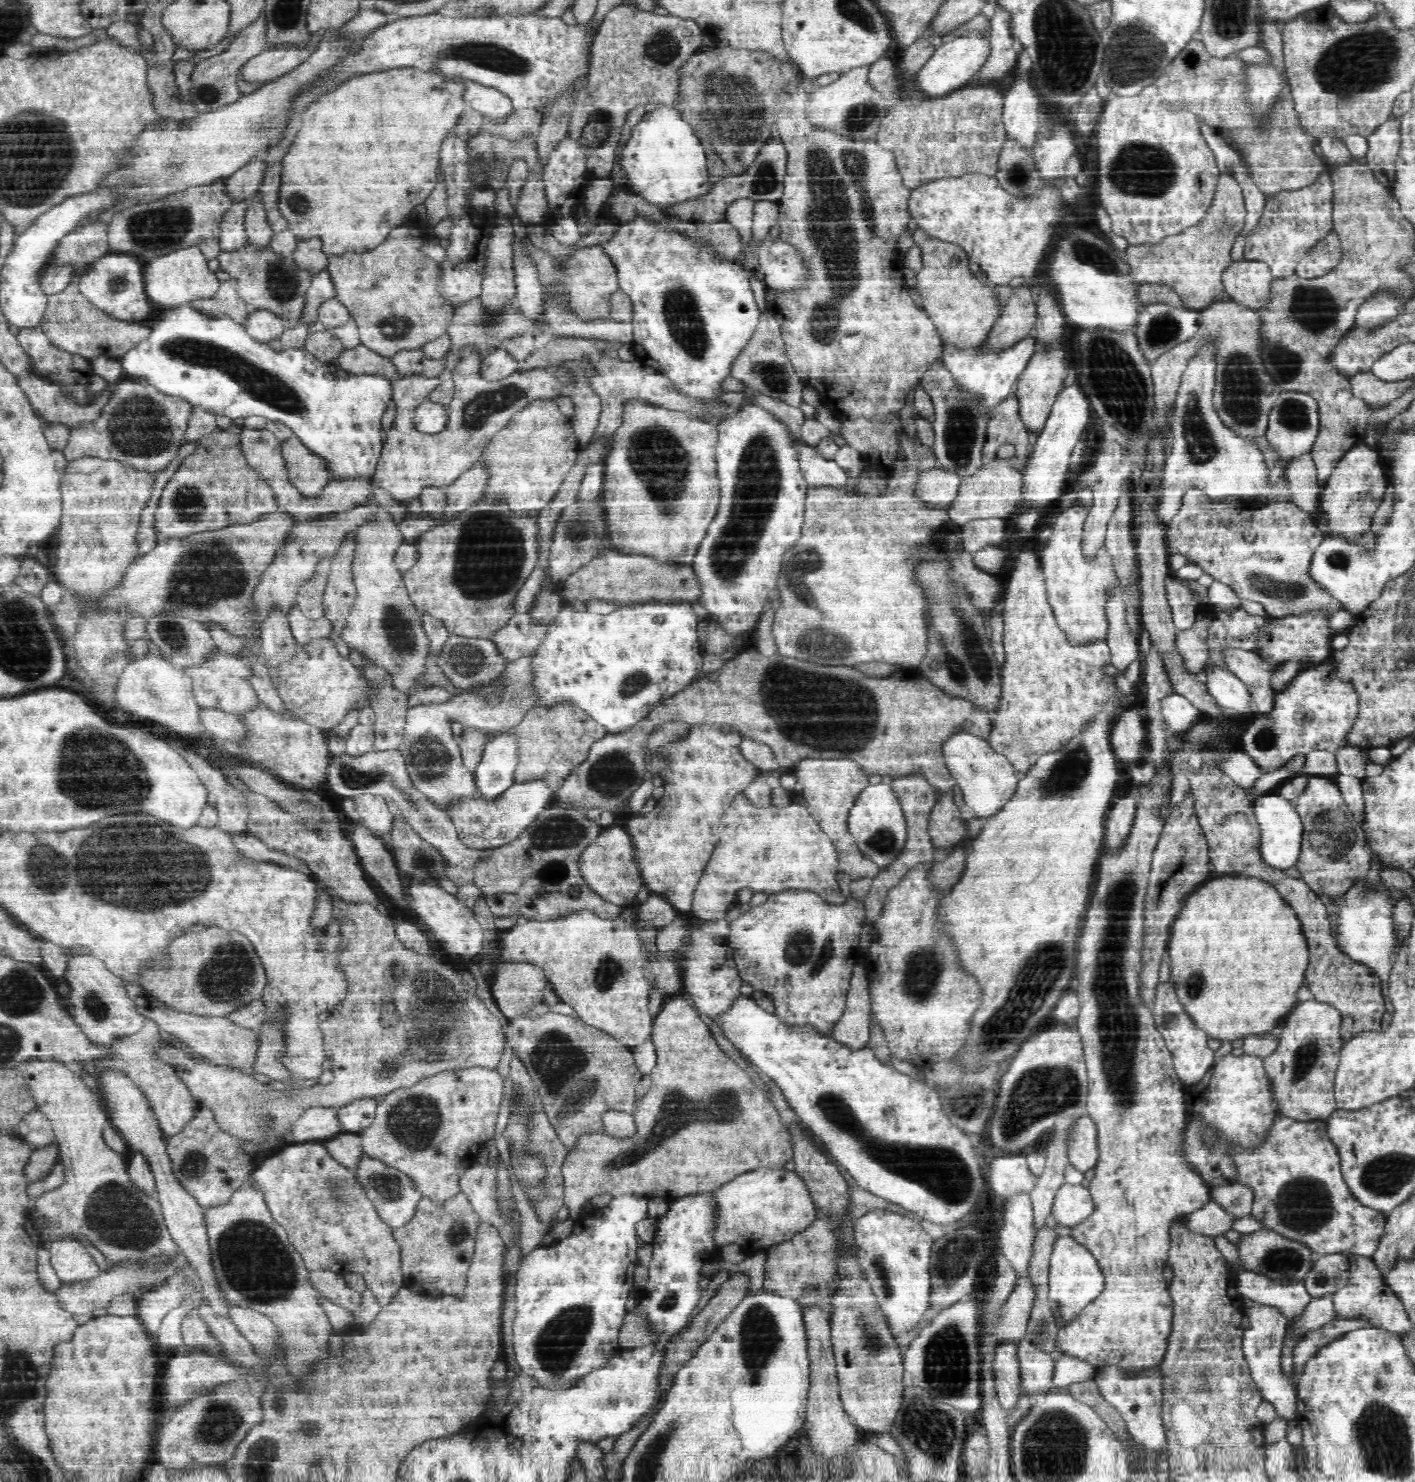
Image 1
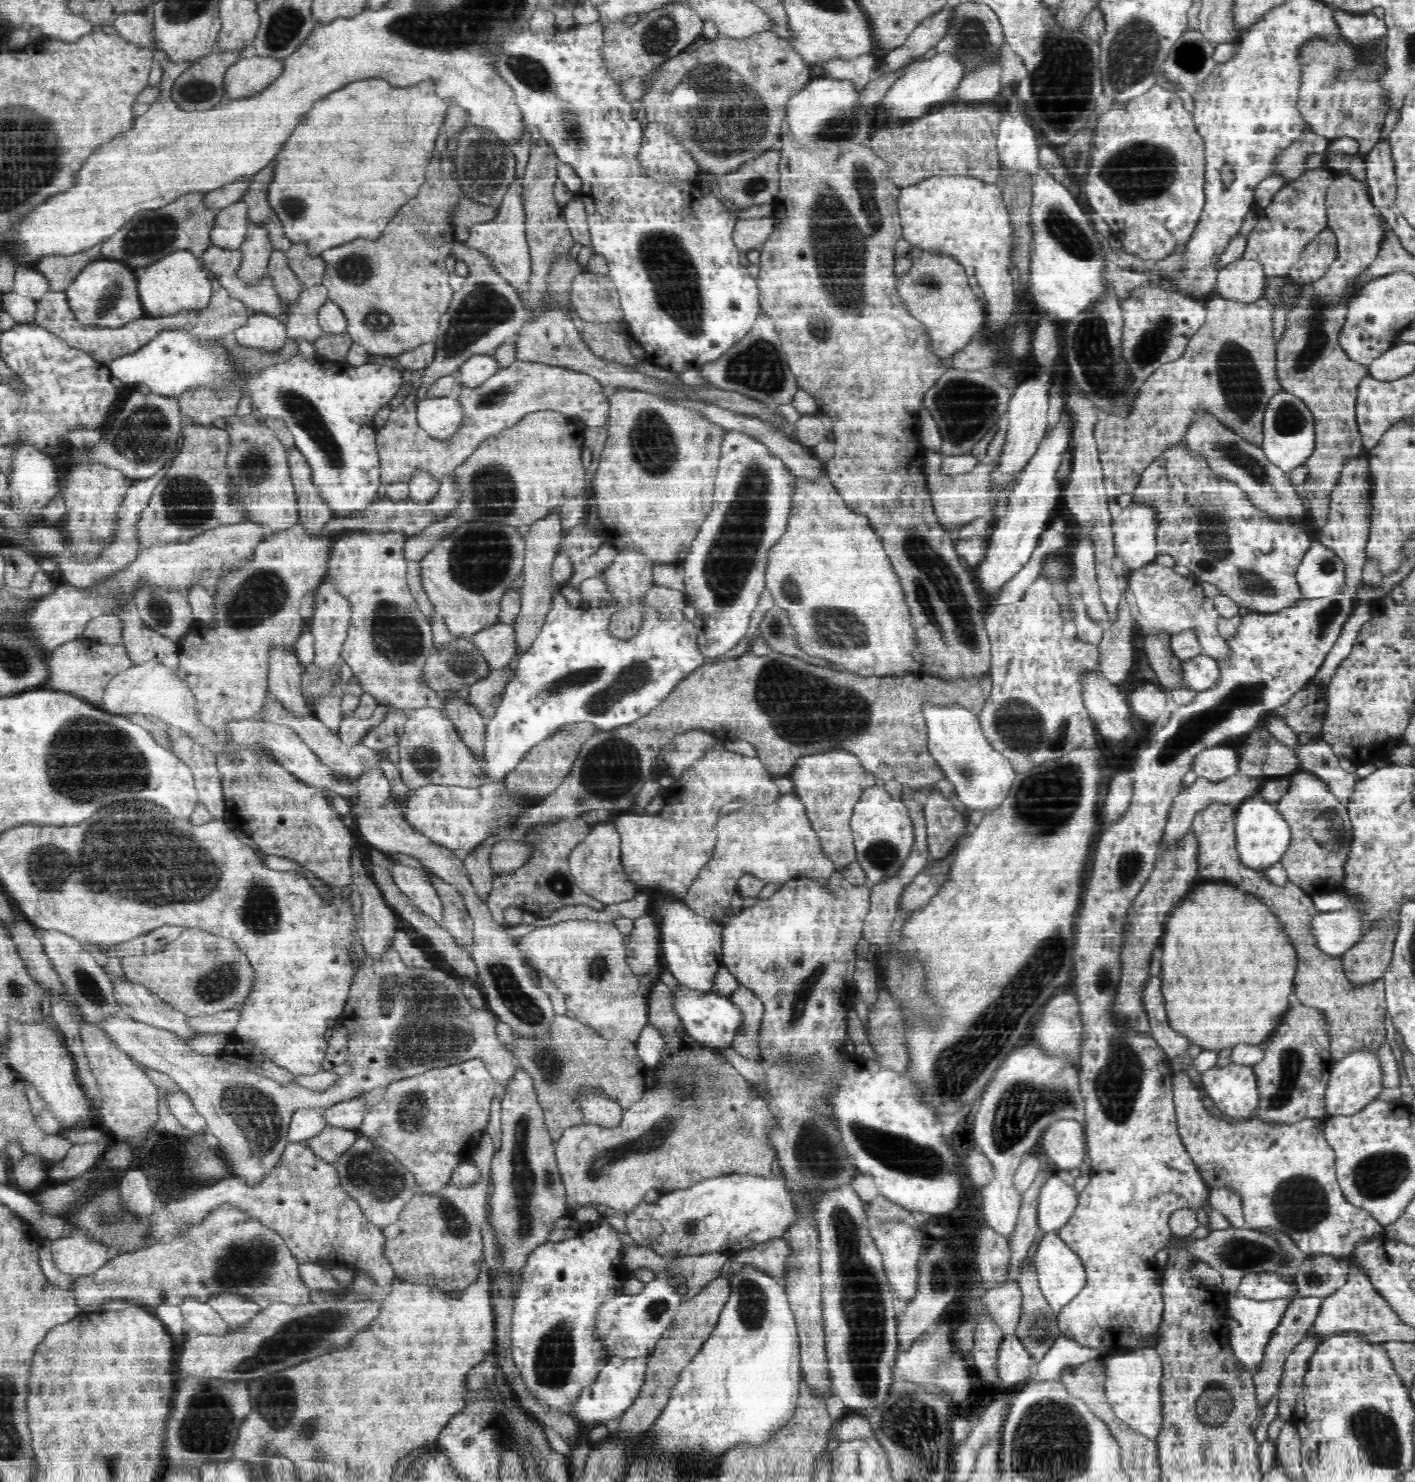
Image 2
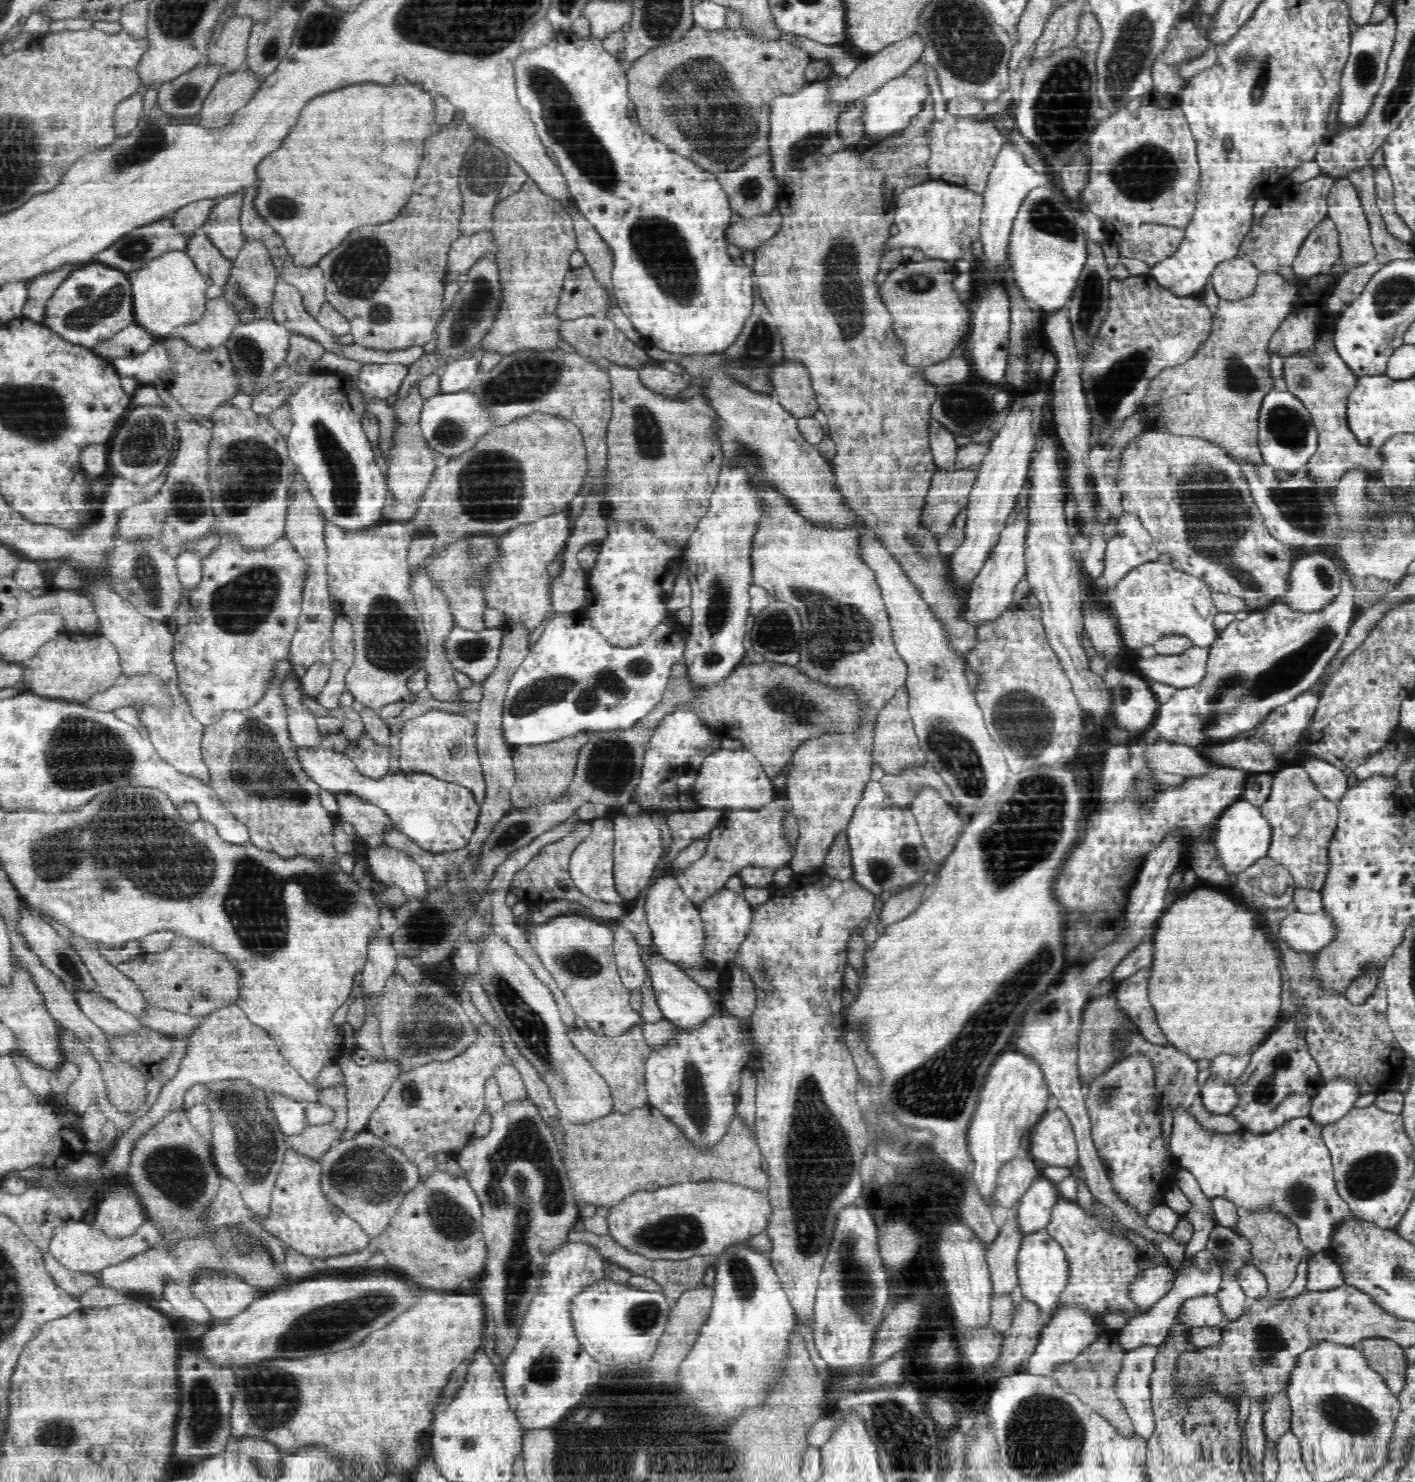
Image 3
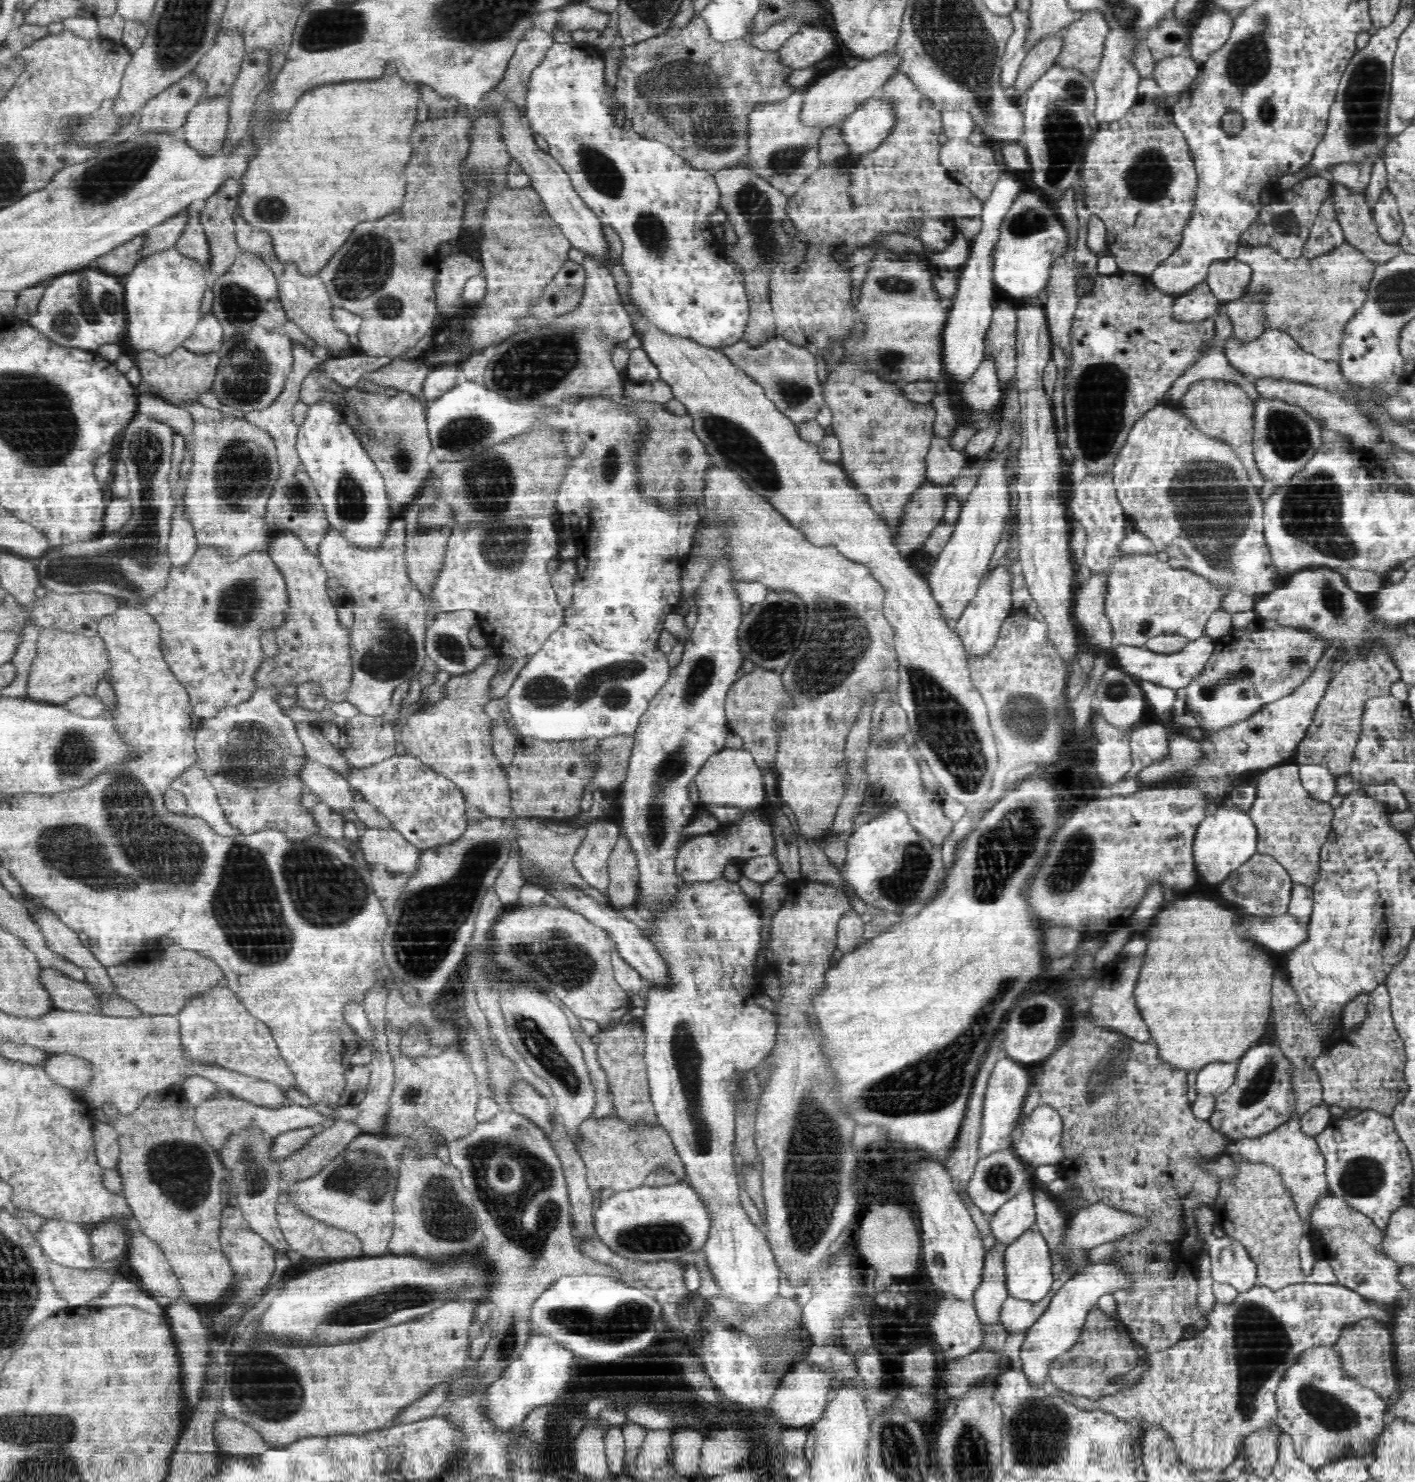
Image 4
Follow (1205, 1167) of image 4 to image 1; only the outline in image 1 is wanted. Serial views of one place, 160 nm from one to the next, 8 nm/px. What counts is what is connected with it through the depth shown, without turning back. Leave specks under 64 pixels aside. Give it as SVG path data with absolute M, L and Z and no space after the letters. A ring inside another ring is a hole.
M1282 1115L1273 1126L1269 1143L1260 1152L1237 1156L1240 1182L1249 1184L1256 1191L1252 1214L1260 1217L1268 1229L1311 1246L1318 1257L1338 1252L1370 1257L1384 1234L1388 1213L1362 1204L1353 1195L1345 1181L1338 1150L1328 1135L1326 1120L1298 1121Z

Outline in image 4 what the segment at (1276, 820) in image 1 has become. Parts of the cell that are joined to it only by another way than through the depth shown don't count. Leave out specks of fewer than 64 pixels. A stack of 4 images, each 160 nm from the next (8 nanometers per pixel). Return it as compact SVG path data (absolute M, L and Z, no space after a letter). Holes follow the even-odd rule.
M1218 805L1215 811L1198 827L1196 838L1197 872L1208 883L1224 882L1227 876L1248 863L1258 854L1259 832L1250 813L1235 806Z

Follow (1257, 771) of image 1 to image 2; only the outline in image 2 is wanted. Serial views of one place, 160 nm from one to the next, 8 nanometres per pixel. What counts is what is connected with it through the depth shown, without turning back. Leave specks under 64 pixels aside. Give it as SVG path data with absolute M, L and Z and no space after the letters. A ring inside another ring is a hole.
M1229 744L1218 745L1202 751L1192 769L1198 777L1221 781L1241 774L1239 762L1239 749Z

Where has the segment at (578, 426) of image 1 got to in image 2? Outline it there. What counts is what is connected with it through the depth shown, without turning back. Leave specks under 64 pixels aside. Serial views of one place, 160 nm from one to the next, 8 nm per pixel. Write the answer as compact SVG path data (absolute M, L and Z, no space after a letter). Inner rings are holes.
M369 353L360 360L360 364L364 363L398 371L402 375L403 384L408 387L404 402L390 413L385 425L377 432L379 477L384 485L408 484L416 474L422 473L441 482L447 476L454 475L489 436L514 426L529 412L545 409L556 410L567 417L575 414L590 427L600 426L609 420L609 399L605 392L607 389L590 376L532 361L516 361L508 368L500 369L480 386L474 387L460 381L460 392L456 401L462 411L462 418L458 422L458 428L446 440L438 440L414 422L414 390L418 390L418 382L422 382L422 369L410 370L396 357Z

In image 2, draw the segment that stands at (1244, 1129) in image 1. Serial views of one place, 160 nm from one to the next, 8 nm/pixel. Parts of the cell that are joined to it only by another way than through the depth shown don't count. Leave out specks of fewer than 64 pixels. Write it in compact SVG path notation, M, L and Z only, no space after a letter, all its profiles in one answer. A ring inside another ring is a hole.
M1232 1062L1222 1068L1213 1067L1203 1074L1199 1088L1206 1100L1209 1100L1210 1106L1214 1107L1224 1120L1244 1123L1258 1118L1260 1114L1261 1096L1254 1065ZM1216 1186L1211 1188L1209 1204L1218 1214L1228 1219L1236 1228L1247 1226L1243 1213L1243 1198L1233 1188Z

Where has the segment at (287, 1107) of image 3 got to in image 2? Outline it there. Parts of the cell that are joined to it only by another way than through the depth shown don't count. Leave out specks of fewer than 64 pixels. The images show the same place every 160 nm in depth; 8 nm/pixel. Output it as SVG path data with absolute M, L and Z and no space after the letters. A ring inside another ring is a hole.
M320 1107L300 1109L292 1117L288 1138L290 1143L305 1142L321 1134L329 1126L325 1109Z

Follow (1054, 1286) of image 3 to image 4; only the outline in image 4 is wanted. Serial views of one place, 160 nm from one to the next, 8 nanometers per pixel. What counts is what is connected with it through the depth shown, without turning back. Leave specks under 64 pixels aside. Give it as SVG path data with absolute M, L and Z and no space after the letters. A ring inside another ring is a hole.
M1035 1228L1009 1243L1005 1254L1005 1269L1010 1296L1035 1303L1054 1295L1059 1283L1054 1278L1054 1256L1048 1245L1046 1237Z

